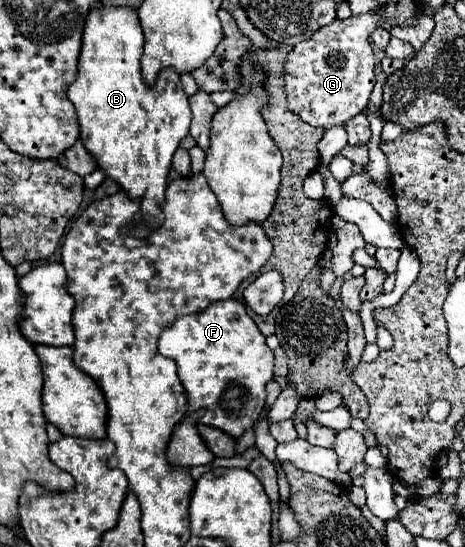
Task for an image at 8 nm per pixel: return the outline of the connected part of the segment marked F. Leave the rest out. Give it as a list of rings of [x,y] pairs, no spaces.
[[[235,298],[219,300],[207,306],[203,312],[185,314],[175,318],[159,338],[159,352],[177,362],[177,374],[187,390],[189,415],[199,409],[205,410],[199,424],[225,430],[229,436],[239,438],[249,426],[253,426],[265,406],[265,386],[273,380],[273,350],[265,344],[265,336],[247,314],[247,306]]]

